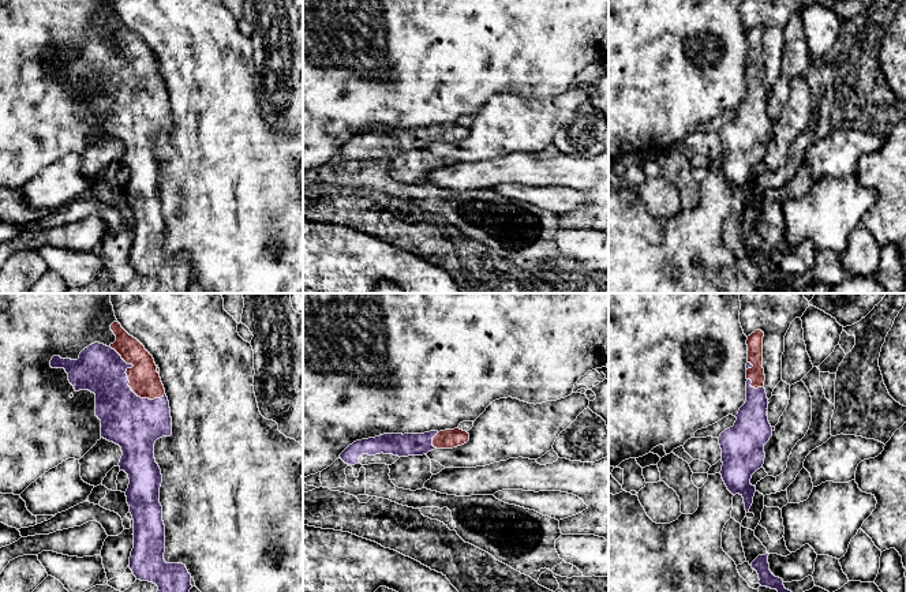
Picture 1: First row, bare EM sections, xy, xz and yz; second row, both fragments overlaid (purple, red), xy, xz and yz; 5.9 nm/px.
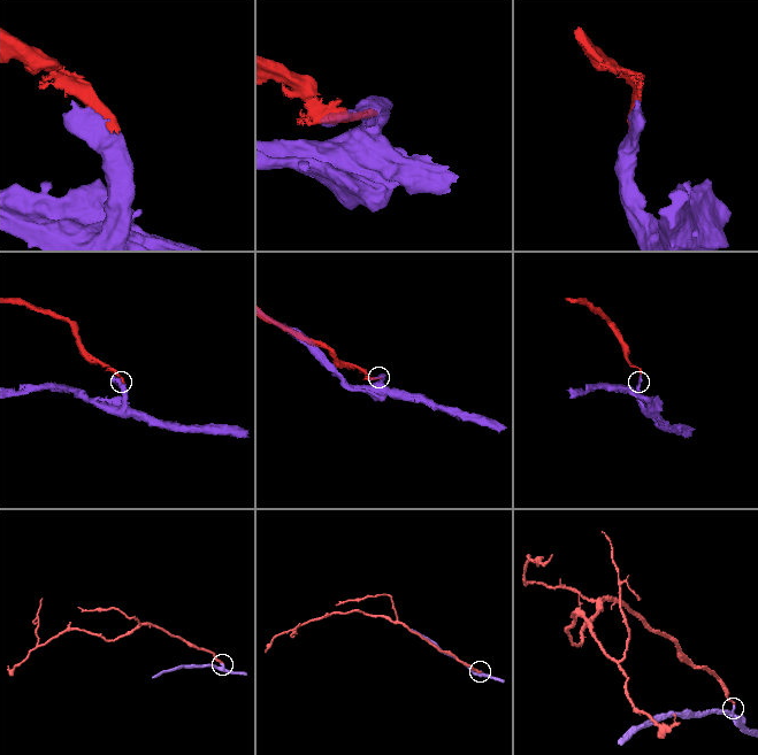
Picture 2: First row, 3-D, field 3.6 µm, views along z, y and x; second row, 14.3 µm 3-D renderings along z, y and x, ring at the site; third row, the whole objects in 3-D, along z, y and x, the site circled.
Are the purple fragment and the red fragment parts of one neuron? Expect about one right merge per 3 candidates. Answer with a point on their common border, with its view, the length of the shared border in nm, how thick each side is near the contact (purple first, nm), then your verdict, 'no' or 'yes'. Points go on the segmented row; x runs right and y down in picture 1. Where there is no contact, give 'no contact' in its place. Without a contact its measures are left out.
xy (128, 382) | 440 nm | 320/180 nm | yes

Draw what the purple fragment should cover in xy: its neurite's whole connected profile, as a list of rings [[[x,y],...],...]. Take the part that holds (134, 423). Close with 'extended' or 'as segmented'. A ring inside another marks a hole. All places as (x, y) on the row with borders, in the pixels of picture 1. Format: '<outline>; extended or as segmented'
[[[119,322],[111,325],[116,341],[109,346],[94,342],[85,348],[78,360],[53,356],[52,368],[64,368],[75,391],[89,390],[96,394],[96,416],[101,420],[101,438],[121,447],[120,471],[128,475],[126,491],[130,513],[134,520],[134,548],[130,569],[136,580],[158,587],[157,592],[190,592],[191,574],[183,563],[166,563],[165,525],[160,503],[162,475],[154,458],[154,443],[172,435],[169,401],[153,356]]]; extended

